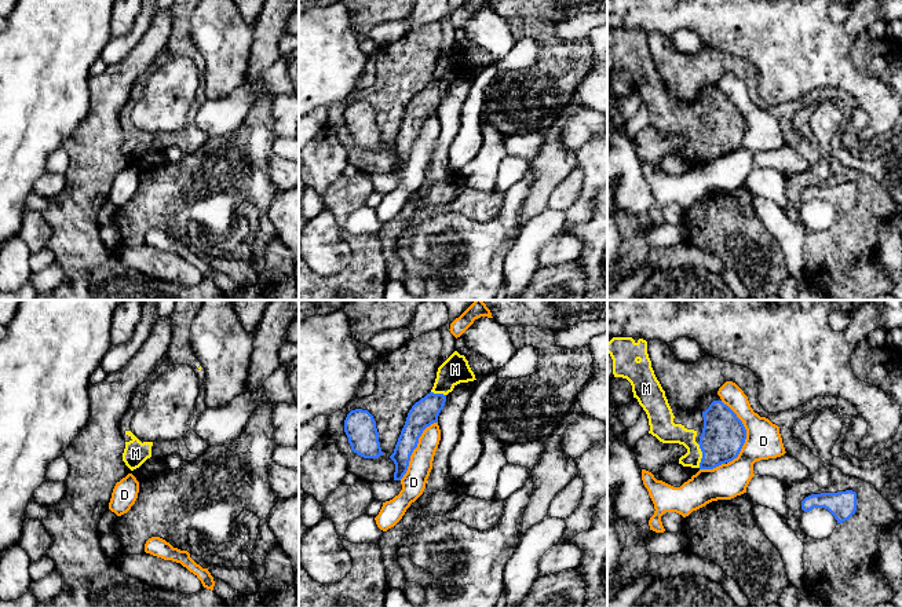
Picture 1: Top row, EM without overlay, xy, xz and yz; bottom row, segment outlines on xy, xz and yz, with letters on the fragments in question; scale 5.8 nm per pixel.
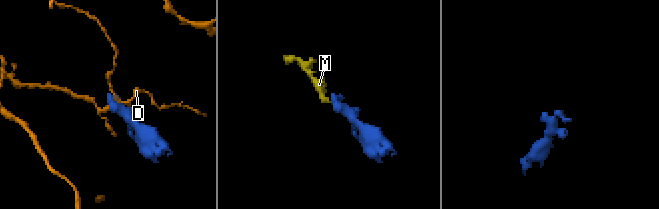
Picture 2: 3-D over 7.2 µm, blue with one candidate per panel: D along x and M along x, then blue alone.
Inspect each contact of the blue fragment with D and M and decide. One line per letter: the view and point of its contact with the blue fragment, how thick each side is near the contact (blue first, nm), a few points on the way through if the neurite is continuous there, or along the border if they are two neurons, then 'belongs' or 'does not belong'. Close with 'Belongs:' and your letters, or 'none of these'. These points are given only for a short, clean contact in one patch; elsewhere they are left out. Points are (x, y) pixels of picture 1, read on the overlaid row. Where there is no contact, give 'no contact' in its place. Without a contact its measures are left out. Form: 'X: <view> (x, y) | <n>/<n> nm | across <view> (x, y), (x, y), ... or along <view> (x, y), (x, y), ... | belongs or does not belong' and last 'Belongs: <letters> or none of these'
D: yz (745, 432) | 260/220 nm | does not belong
M: yz (703, 456) | 260/130 nm | belongs
Belongs: M

